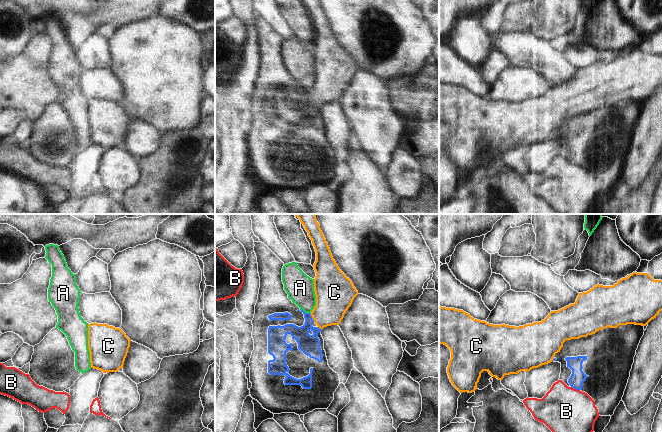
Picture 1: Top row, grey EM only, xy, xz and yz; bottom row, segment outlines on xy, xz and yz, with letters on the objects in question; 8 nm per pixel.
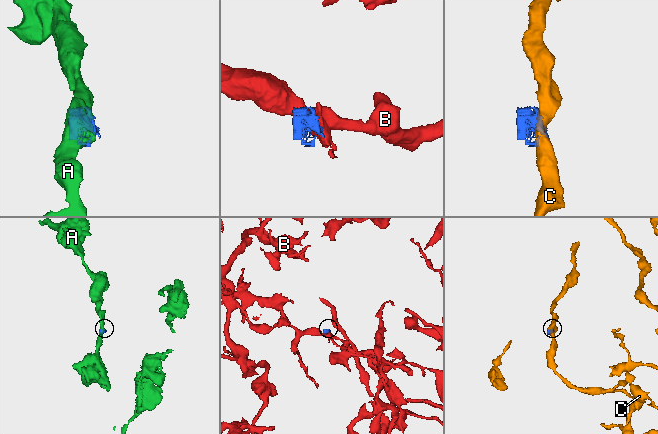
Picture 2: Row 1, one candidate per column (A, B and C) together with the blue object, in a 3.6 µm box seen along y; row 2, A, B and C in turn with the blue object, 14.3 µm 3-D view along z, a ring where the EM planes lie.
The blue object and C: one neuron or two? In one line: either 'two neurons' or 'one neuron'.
two neurons

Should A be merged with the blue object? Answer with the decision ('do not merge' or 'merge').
do not merge

